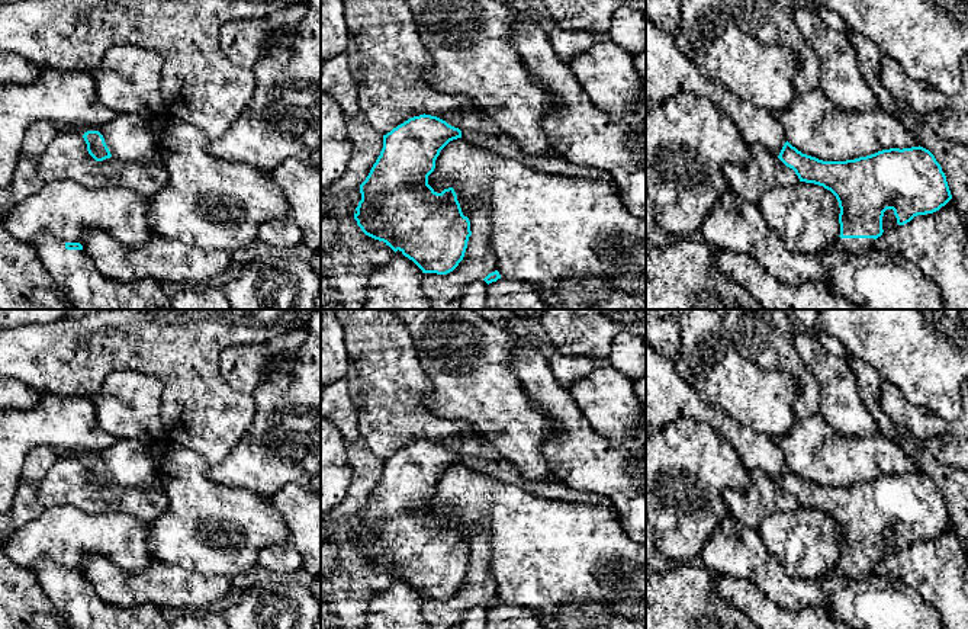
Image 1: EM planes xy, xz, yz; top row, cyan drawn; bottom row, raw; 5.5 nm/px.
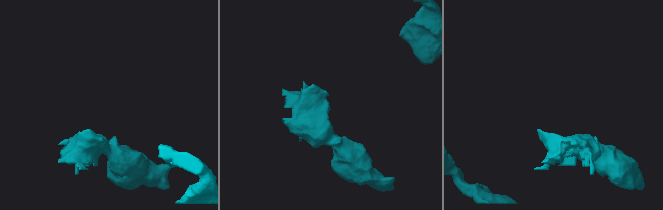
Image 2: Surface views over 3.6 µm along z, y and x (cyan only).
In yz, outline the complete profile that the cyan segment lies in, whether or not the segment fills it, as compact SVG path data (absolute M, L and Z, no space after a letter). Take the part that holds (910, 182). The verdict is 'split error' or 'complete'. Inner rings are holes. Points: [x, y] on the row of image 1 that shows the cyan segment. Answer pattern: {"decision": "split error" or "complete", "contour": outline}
{"decision": "split error", "contour": "M787 141L778 158L795 171L800 182L823 186L836 196L840 235L829 245L829 251L862 257L875 250L875 240L884 231L904 225L917 215L933 214L952 199L940 164L920 145L882 150L846 161L823 161L803 154Z"}

